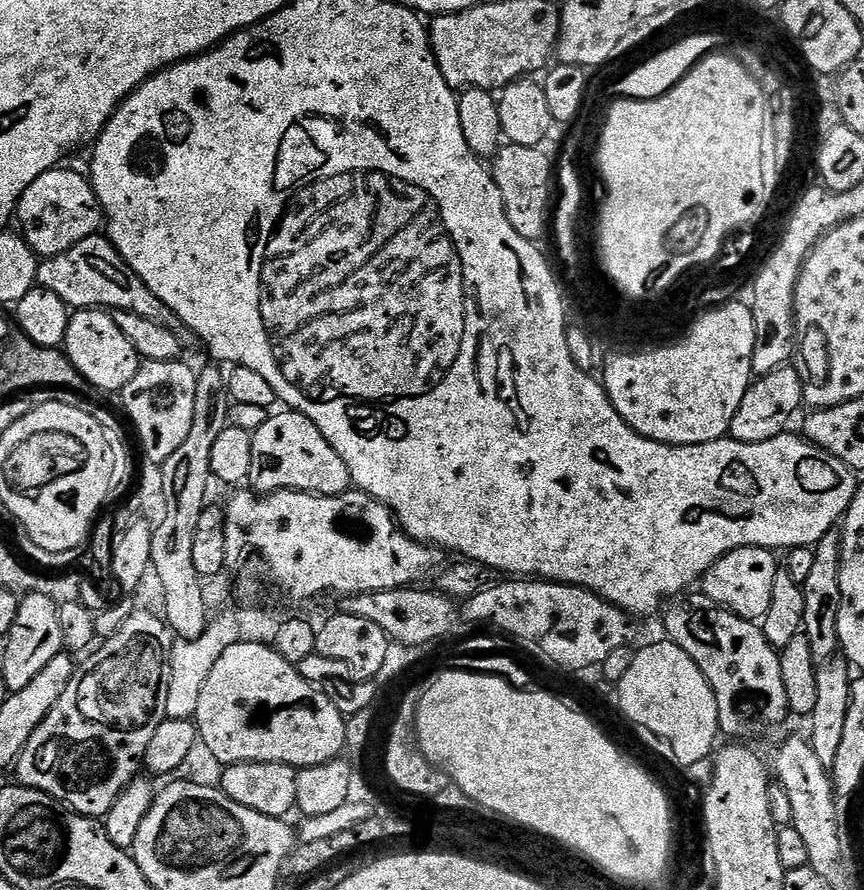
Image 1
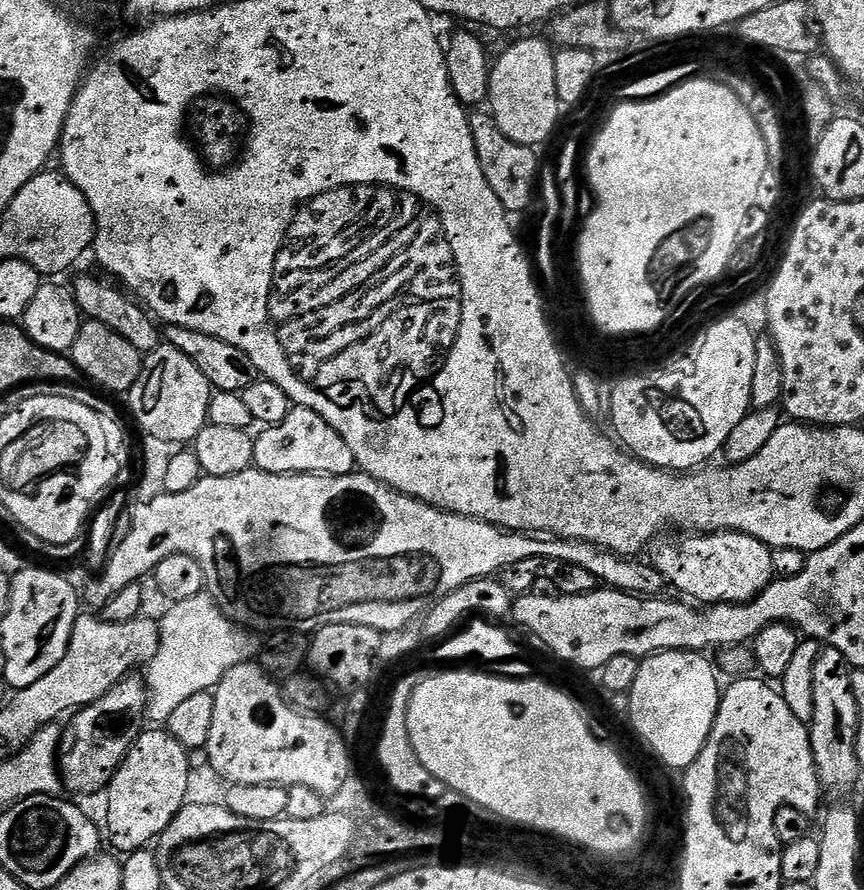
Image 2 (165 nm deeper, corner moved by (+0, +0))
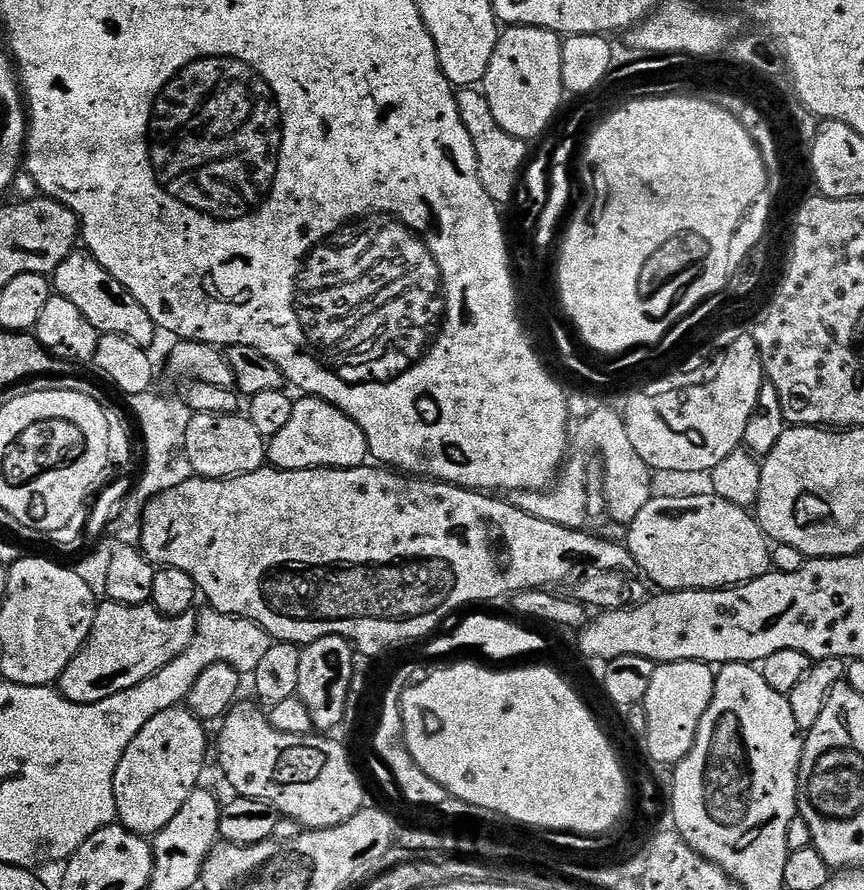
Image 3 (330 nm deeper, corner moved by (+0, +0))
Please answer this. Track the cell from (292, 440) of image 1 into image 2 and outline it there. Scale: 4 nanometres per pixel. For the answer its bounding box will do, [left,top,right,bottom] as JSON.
[254,406,357,476]

